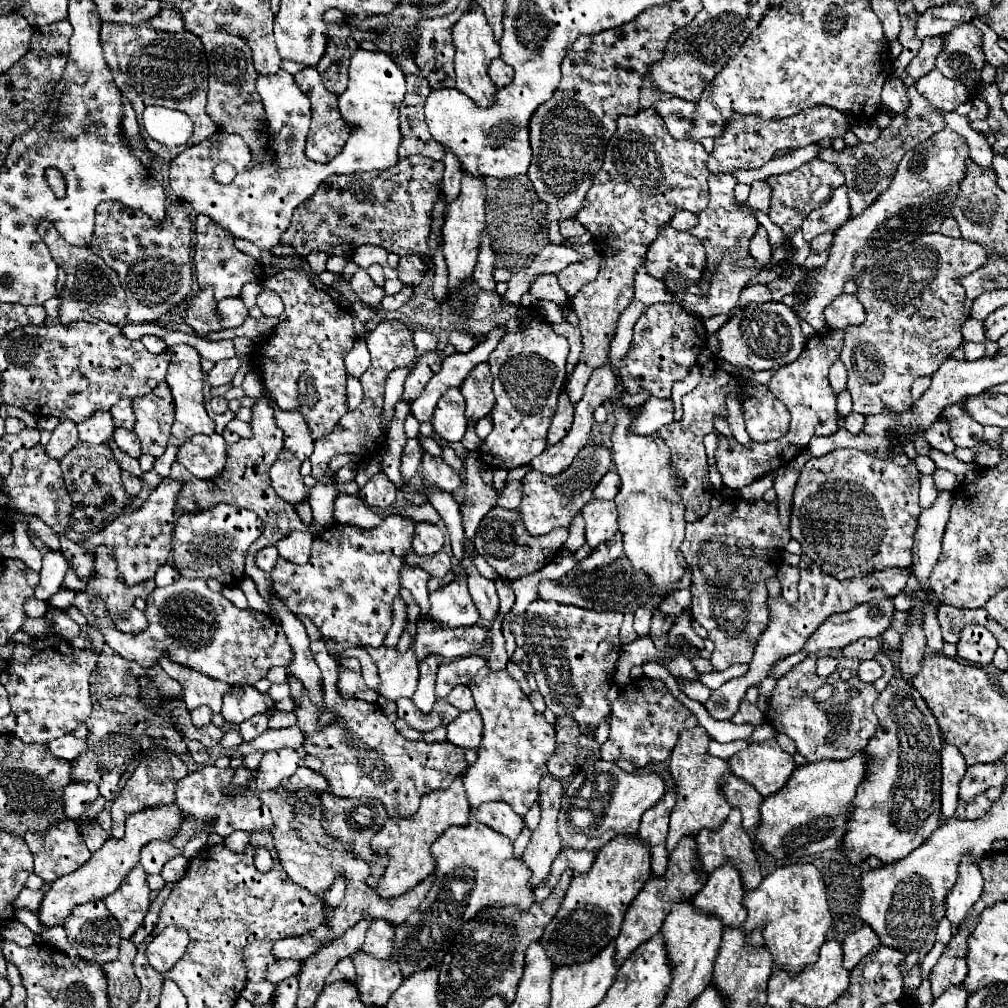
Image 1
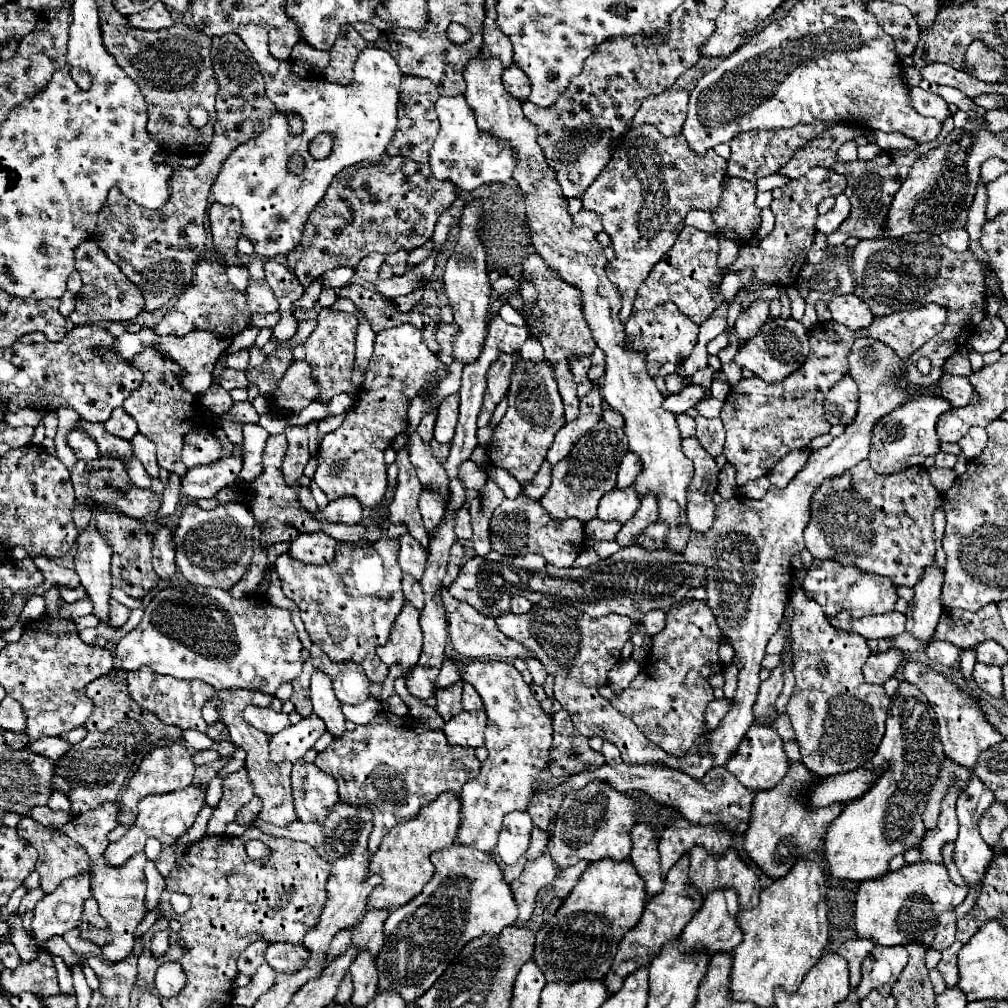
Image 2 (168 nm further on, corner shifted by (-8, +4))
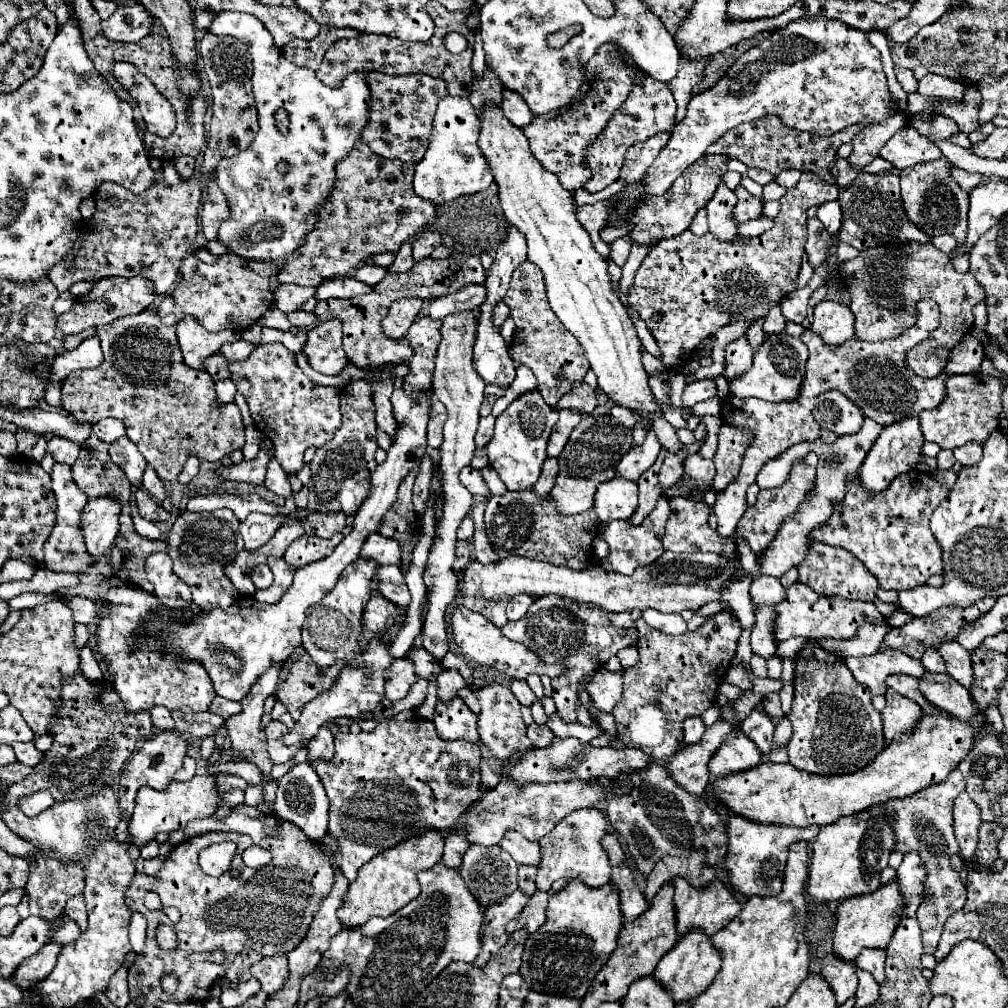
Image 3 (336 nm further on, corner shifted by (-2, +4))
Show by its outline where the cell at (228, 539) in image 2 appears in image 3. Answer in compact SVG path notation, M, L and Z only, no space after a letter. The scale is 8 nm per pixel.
M216 509L206 513L184 511L172 525L168 537L168 555L174 561L174 573L190 587L192 599L200 611L212 611L214 607L228 609L238 599L238 591L222 569L236 559L242 551L240 521L230 509Z

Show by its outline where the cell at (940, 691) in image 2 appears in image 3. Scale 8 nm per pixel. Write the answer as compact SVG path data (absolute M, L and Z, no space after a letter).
M890 675L886 679L886 687L892 687L900 695L916 701L924 713L938 713L938 709L934 709L930 703L926 703L926 699L922 699L922 693L918 691L918 679L908 677L908 675Z

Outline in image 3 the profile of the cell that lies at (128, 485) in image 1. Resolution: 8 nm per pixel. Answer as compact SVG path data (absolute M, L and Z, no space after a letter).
M122 437L110 443L110 457L126 473L130 483L136 483L142 479L142 473L146 469L146 459L138 451L136 443L132 443L128 437Z

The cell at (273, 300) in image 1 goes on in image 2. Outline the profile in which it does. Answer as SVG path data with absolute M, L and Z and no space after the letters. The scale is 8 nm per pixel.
M204 259L196 265L192 285L182 295L178 309L166 313L166 327L156 327L158 335L188 335L190 331L210 331L232 339L244 327L250 325L252 313L274 313L278 311L278 299L268 283L250 283L246 293L238 293L228 281L226 267L218 259Z

